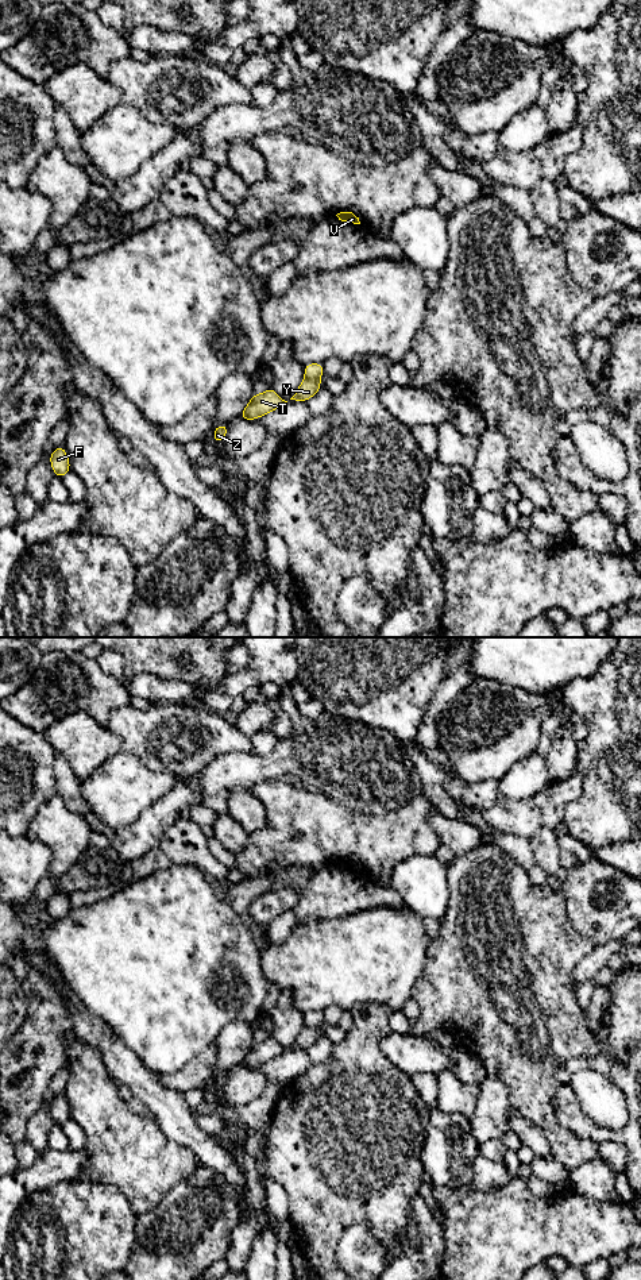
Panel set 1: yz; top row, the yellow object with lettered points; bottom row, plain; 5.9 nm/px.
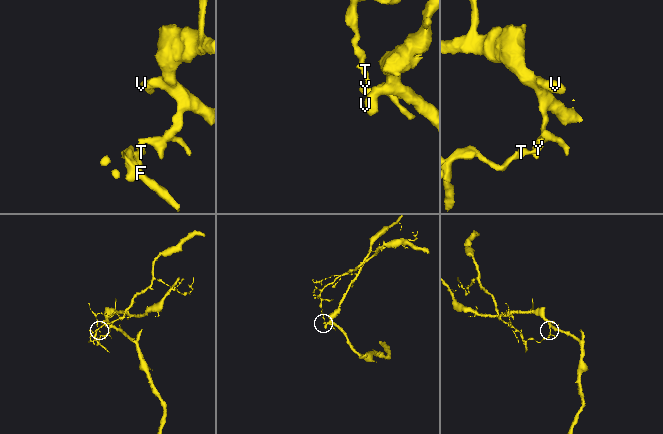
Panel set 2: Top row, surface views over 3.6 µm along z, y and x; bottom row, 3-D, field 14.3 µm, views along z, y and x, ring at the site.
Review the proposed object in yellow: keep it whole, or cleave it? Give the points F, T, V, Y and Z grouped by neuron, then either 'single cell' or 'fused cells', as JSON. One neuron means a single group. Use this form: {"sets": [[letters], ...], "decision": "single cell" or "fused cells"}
{"sets": [["F", "T", "Y", "Z"], ["V"]], "decision": "fused cells"}

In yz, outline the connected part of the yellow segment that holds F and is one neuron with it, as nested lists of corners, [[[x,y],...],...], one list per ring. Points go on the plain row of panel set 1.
[[[63,1094],[57,1095],[50,1102],[50,1113],[54,1118],[54,1123],[59,1125],[61,1127],[70,1119],[70,1110]]]

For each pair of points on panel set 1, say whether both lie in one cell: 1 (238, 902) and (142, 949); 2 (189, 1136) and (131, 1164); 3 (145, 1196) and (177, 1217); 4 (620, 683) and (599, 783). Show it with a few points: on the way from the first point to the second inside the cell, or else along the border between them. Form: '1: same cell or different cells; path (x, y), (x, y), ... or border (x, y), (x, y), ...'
1: different cells; border (221, 899), (242, 918), (250, 932)
2: different cells; border (154, 1120), (168, 1137), (186, 1147), (200, 1161)
3: different cells; border (180, 1182), (153, 1207), (135, 1217)
4: same cell; path (620, 708), (620, 759)

